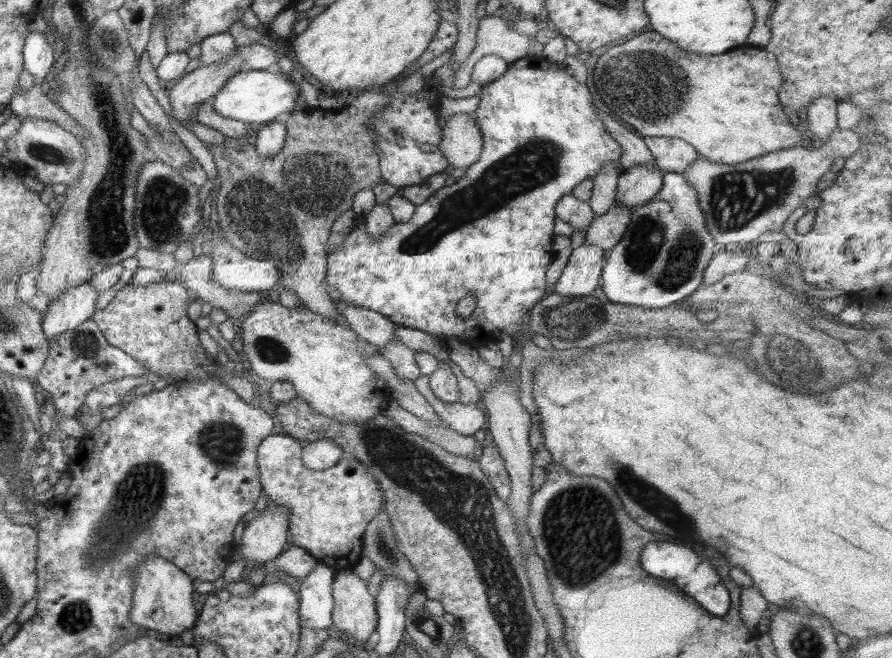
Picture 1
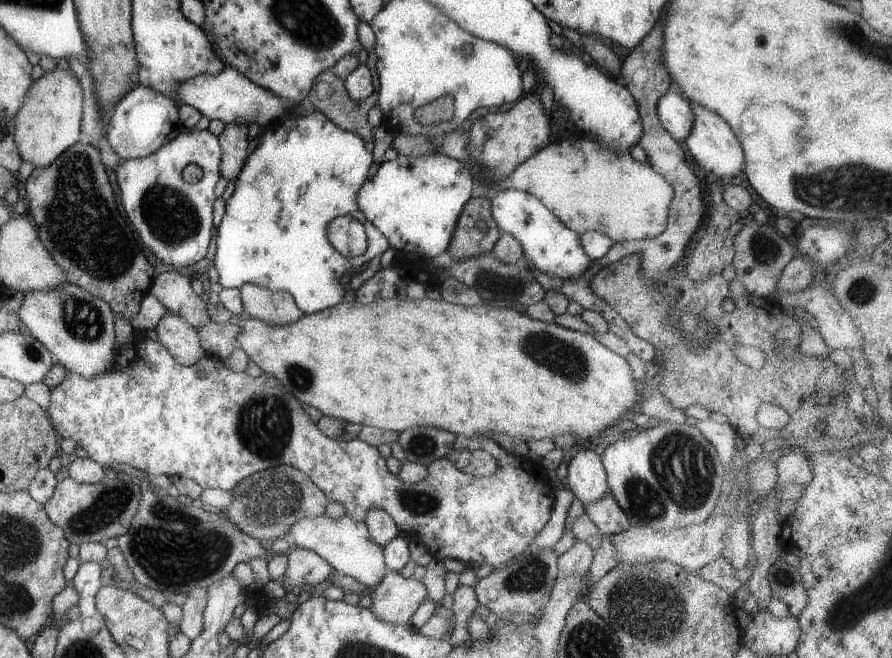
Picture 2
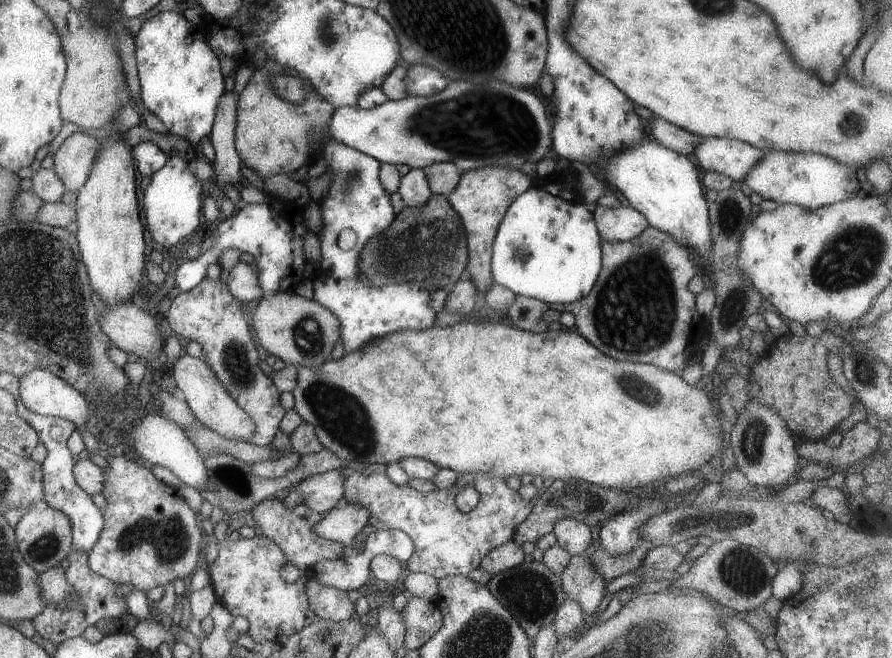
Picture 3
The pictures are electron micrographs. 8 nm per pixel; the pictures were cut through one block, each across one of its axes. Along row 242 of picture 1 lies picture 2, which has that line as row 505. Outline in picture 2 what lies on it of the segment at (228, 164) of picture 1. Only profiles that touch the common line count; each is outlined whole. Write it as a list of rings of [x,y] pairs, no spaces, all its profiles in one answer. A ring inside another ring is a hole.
[[[275,465],[242,478],[230,491],[232,503],[224,513],[241,532],[255,540],[286,537],[287,529],[301,519],[324,514],[328,500],[311,479],[289,465]]]

